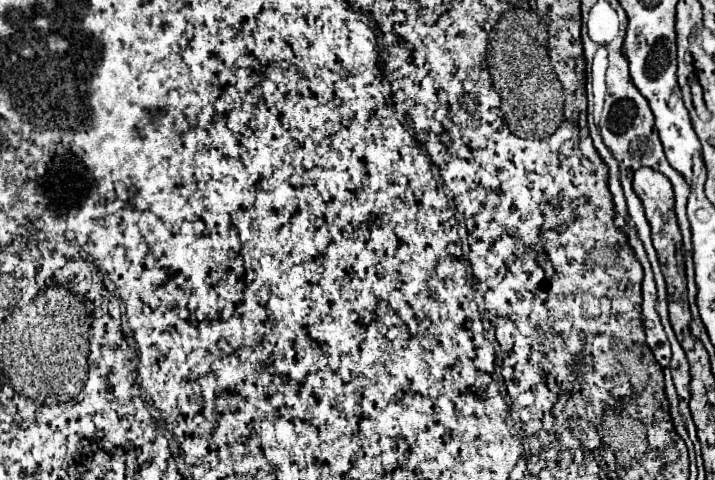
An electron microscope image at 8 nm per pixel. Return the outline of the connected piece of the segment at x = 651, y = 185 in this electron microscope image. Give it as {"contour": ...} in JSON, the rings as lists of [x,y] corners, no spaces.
{"contour":[[[640,168],[634,174],[634,192],[638,194],[638,198],[642,200],[646,208],[646,218],[652,226],[652,242],[658,252],[658,260],[660,260],[660,266],[662,266],[662,272],[668,284],[668,292],[672,292],[672,296],[680,296],[680,292],[684,292],[686,288],[686,268],[684,268],[682,234],[680,234],[680,228],[676,226],[676,214],[674,214],[672,184],[662,172],[652,170],[652,168]]]}

